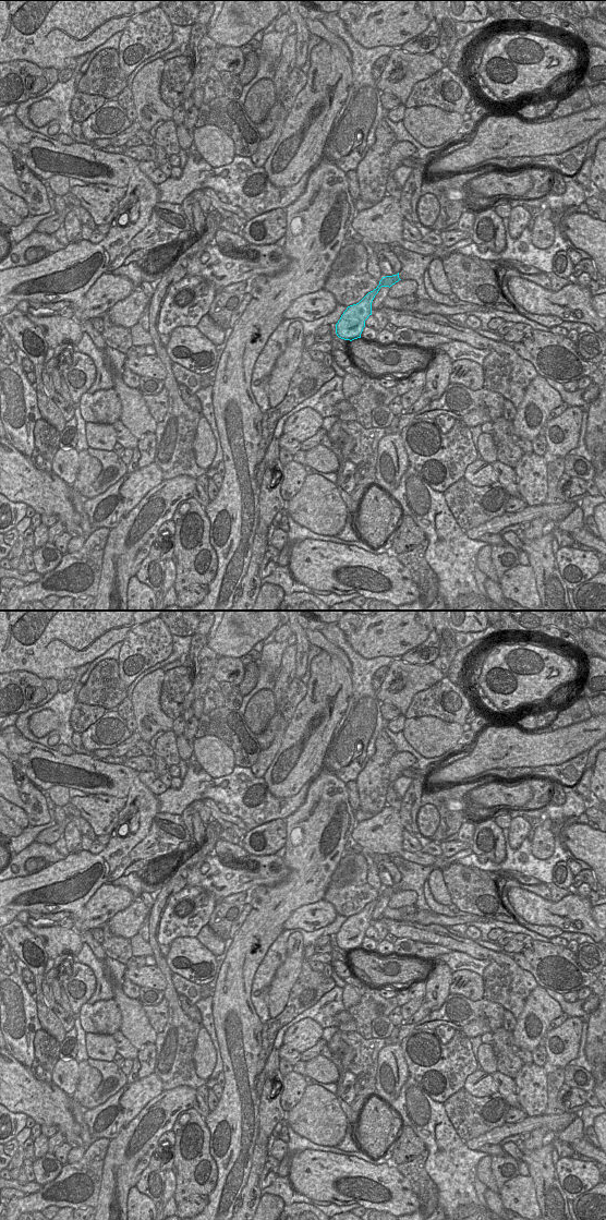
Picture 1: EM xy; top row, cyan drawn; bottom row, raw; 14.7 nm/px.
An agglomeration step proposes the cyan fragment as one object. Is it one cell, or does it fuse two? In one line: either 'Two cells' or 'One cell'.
One cell.

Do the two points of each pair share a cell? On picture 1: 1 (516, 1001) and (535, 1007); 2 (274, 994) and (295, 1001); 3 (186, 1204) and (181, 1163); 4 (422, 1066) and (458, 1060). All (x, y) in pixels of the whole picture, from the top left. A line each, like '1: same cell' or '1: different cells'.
1: different cells
2: different cells
3: different cells
4: same cell

